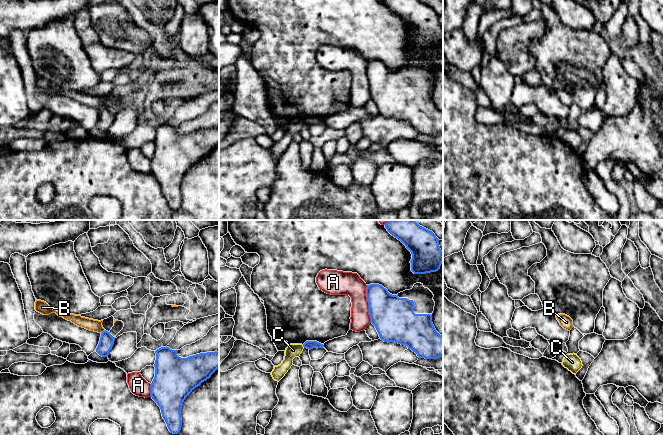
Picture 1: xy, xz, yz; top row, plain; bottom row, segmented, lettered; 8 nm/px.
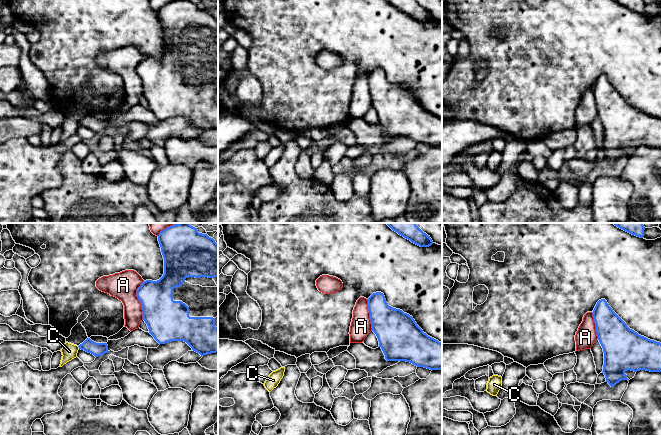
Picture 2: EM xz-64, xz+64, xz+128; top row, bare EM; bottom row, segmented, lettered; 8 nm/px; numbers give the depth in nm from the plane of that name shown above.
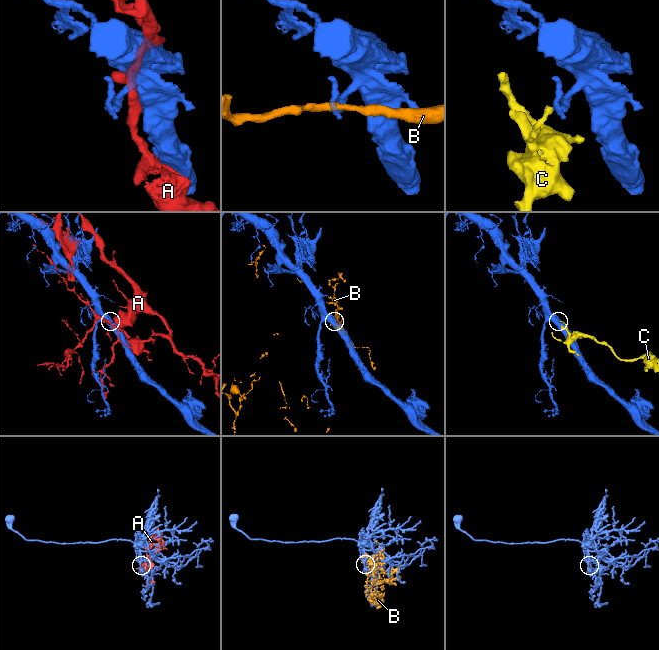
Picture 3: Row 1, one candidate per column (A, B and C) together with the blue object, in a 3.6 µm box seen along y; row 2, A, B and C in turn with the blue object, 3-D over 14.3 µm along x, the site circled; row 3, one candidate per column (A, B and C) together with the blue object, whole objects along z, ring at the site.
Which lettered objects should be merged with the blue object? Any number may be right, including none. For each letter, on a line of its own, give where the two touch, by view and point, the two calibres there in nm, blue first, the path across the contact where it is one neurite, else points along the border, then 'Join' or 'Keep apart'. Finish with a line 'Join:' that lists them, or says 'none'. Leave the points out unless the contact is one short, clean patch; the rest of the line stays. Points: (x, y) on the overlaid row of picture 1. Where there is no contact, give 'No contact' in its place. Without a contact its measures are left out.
A: Touches blue at xz (369, 304). Thickness 340 nm (blue) against 190 nm. Keep apart
B: Touches blue at xy (103, 331). Thickness 120 nm (blue) against 100 nm. Keep apart
C: Touches blue at xz (303, 346). Thickness 70 nm (blue) against 110 nm. Boundary: xz (302, 345), (304, 347). Keep apart
Join: none

